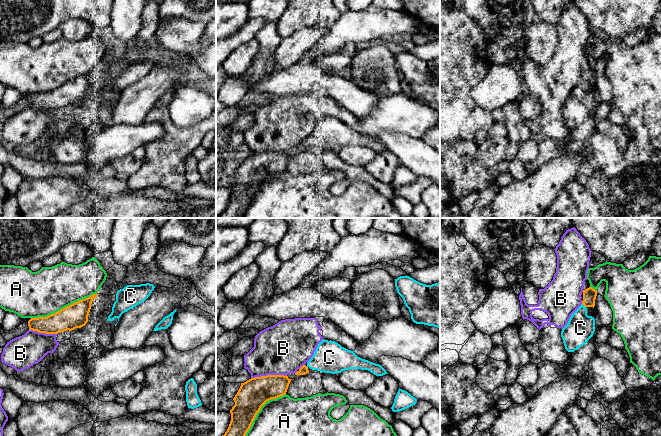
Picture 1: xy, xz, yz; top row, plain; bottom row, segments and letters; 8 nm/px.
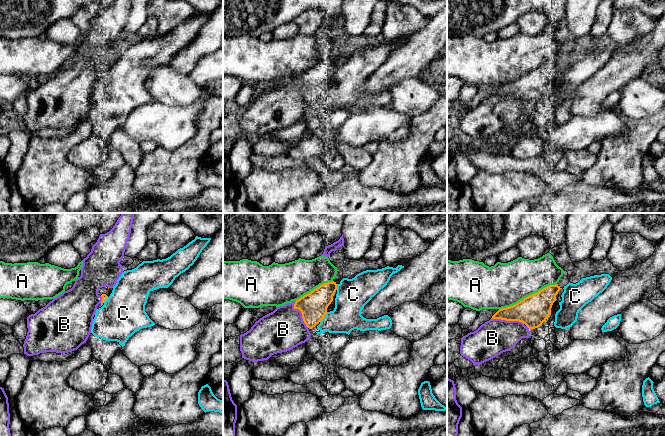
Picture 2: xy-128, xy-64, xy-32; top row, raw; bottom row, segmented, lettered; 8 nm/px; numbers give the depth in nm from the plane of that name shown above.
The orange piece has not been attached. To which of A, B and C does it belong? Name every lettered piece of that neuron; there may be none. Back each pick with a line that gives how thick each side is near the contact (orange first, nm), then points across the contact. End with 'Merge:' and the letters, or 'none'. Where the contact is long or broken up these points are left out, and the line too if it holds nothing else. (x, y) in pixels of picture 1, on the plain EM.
C: calibres 110 and 220 nm
Merge: C

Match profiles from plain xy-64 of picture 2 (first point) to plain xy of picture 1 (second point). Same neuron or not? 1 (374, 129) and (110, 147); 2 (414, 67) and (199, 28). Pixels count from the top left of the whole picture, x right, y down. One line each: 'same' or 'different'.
1: same
2: different

